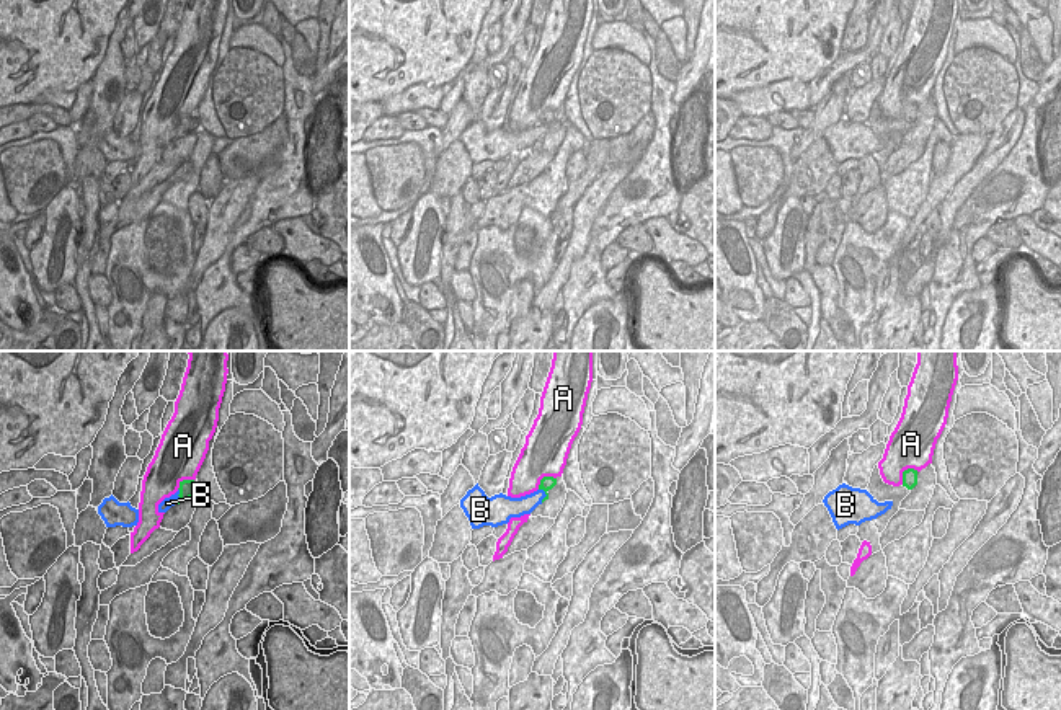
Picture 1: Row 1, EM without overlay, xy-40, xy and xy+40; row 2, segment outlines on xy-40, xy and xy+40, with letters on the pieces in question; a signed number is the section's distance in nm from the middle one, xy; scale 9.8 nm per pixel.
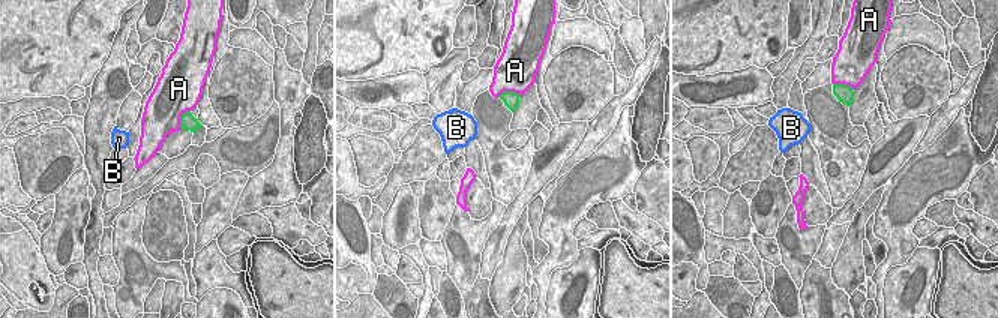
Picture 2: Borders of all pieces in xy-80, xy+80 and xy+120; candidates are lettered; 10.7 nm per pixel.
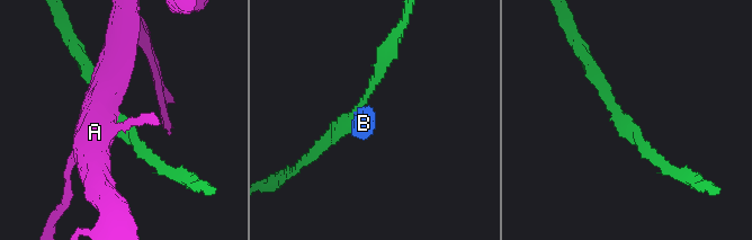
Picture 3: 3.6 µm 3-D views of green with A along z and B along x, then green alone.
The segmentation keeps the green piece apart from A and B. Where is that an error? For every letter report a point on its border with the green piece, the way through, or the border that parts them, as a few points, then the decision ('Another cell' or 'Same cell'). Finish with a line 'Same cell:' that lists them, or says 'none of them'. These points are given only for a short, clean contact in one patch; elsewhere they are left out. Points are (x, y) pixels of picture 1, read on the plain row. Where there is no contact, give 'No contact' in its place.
A: Touches green at xy+40 (905, 105). Another cell
B: Touches green at xy (546, 128). Boundary: xy (539, 123), (546, 129), (541, 136). Another cell
Same cell: none of them.

